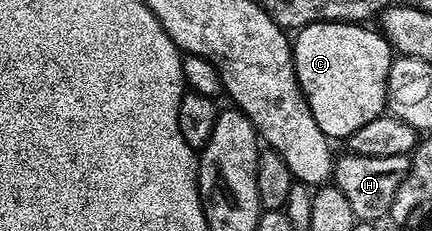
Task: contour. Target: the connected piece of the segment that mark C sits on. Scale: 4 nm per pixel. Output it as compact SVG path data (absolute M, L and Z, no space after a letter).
M315 21L304 26L291 42L292 66L304 92L304 102L329 139L347 139L358 127L381 116L388 104L388 76L394 50L383 33L364 23Z

